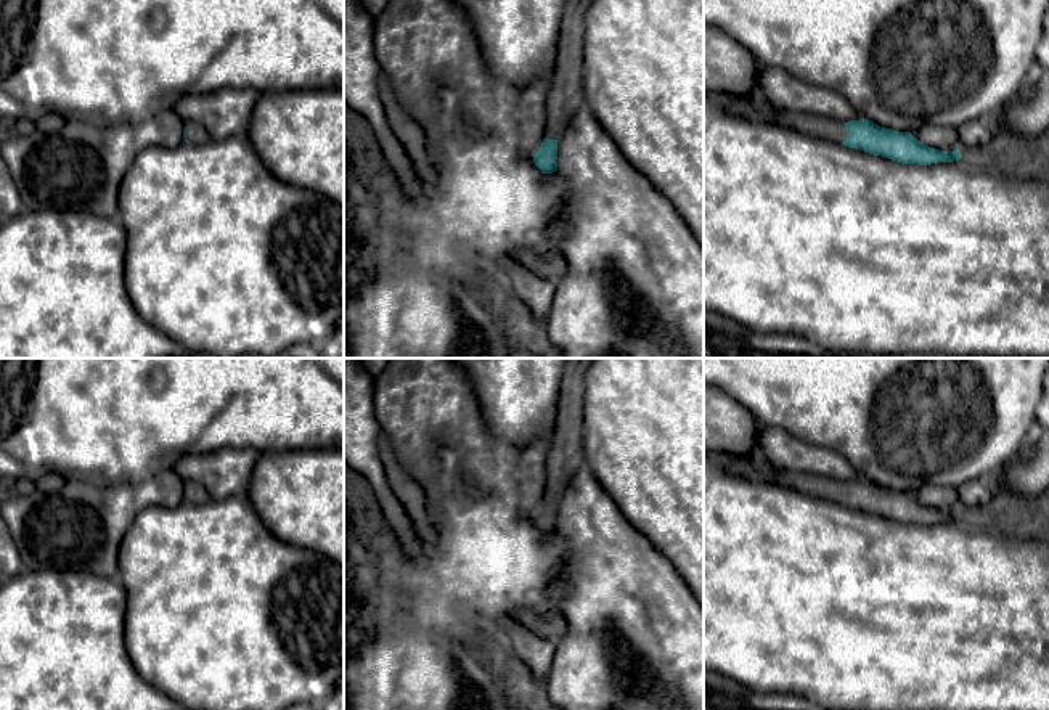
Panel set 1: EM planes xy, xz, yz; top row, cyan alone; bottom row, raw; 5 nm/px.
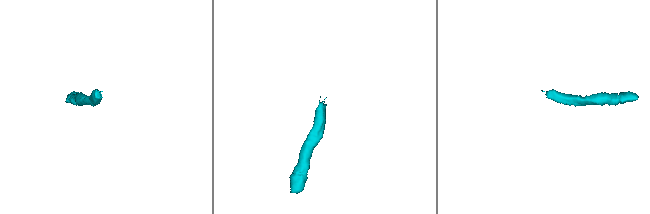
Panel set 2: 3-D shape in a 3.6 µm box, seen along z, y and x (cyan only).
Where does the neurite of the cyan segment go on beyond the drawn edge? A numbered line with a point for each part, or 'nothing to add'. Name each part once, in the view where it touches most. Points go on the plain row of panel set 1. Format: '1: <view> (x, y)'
1: yz (808, 484)

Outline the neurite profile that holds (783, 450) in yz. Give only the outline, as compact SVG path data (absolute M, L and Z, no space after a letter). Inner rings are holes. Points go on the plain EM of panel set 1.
M758 427L758 450L769 464L782 471L814 474L850 482L863 475L832 448L806 443L781 427Z

